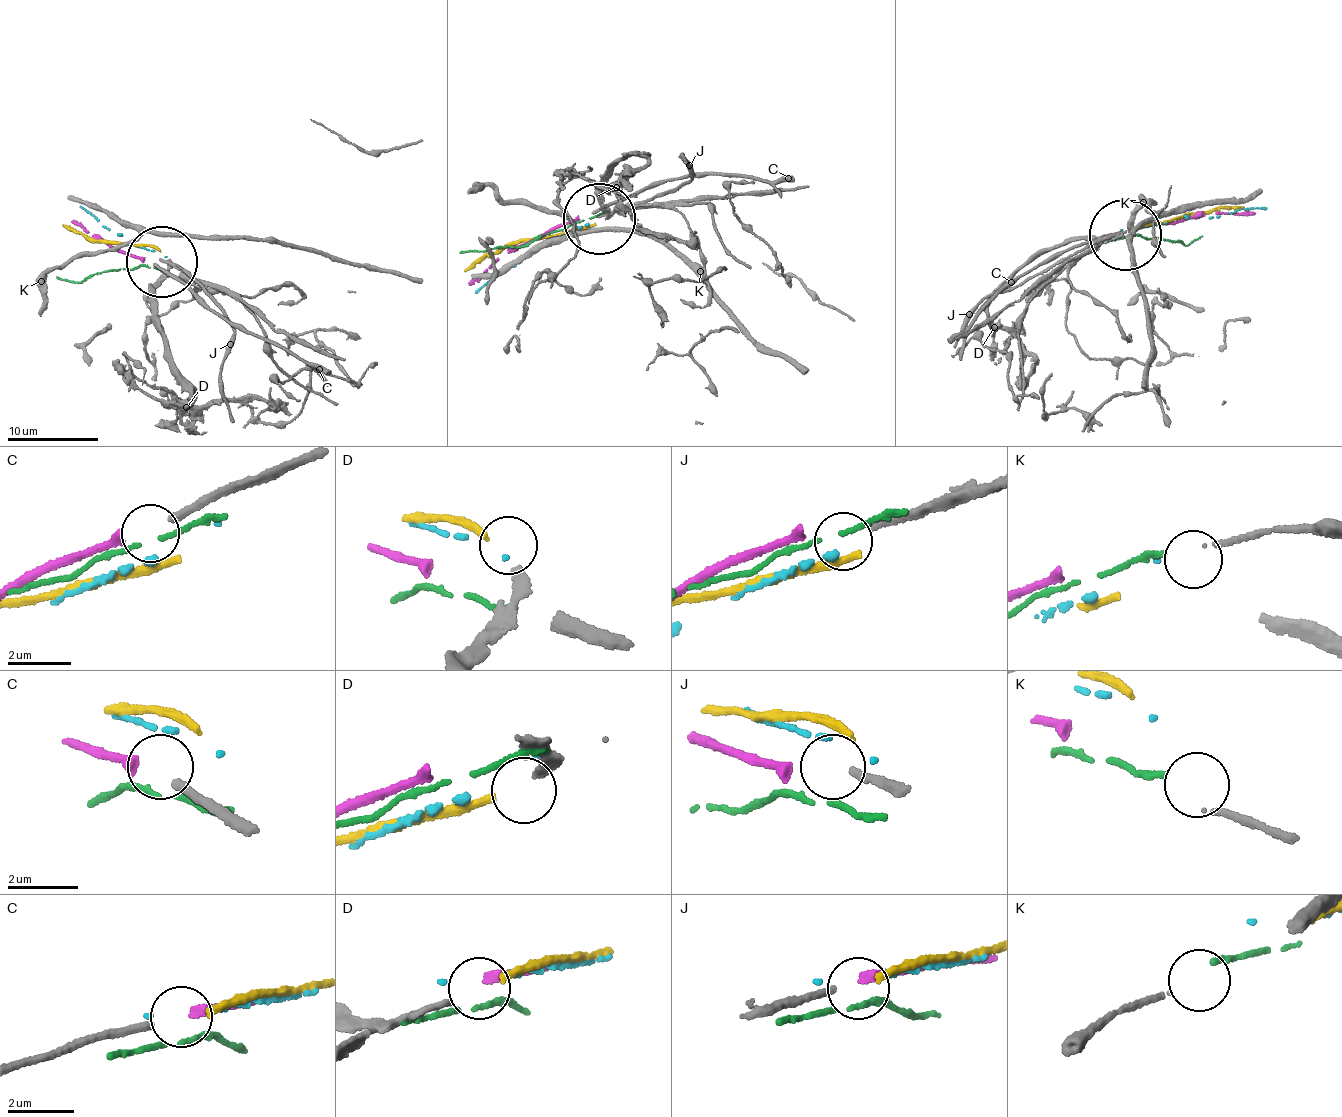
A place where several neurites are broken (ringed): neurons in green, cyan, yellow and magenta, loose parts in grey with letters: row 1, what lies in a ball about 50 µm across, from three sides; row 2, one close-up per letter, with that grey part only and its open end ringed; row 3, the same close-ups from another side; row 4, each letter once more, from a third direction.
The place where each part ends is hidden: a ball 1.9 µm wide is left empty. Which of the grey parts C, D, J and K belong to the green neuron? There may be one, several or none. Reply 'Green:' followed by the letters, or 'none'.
Green: none

